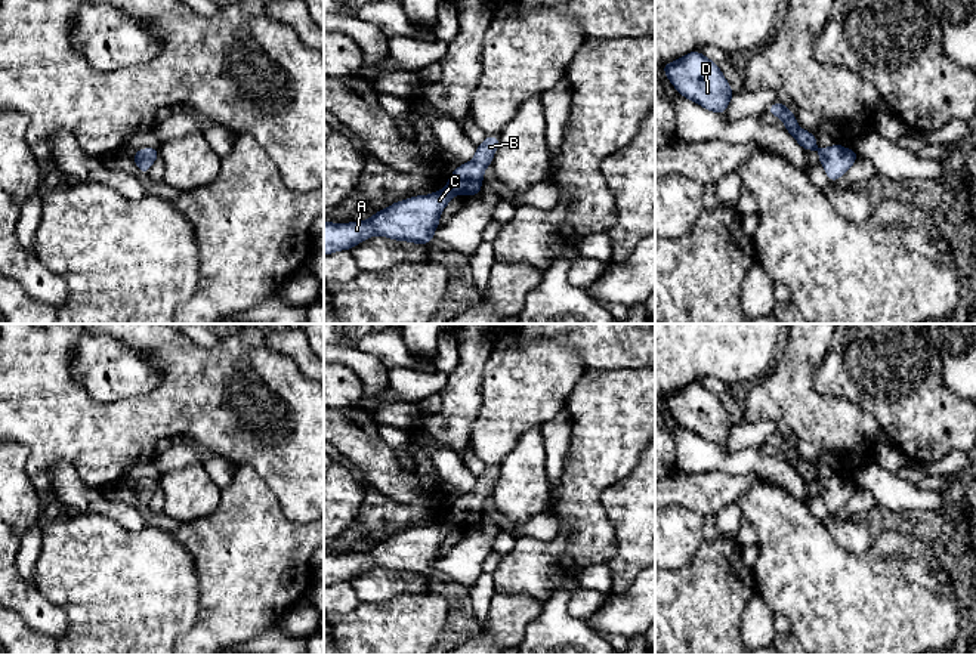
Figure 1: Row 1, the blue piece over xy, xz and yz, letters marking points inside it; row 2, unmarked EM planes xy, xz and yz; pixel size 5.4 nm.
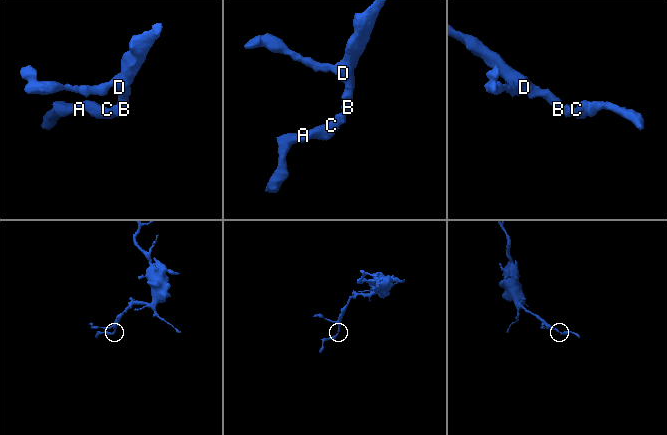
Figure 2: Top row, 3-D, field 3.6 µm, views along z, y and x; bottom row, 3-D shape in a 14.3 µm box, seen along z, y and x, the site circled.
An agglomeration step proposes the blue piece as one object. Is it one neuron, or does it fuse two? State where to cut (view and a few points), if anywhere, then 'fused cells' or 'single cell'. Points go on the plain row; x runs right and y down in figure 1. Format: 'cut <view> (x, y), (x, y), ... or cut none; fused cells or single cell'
cut none; single cell

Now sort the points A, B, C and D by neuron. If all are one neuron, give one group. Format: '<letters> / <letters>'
A B C D

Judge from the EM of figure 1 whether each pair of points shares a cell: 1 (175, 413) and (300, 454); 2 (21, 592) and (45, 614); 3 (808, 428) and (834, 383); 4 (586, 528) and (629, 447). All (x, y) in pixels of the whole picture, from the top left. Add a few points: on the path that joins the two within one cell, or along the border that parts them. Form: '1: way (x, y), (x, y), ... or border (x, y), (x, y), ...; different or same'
1: way (206, 413), (219, 413), (241, 433), (269, 447); same
2: way (27, 598), (40, 608); same
3: border (822, 360), (814, 373), (814, 388), (861, 407); different
4: way (586, 507), (586, 490), (608, 467); same

